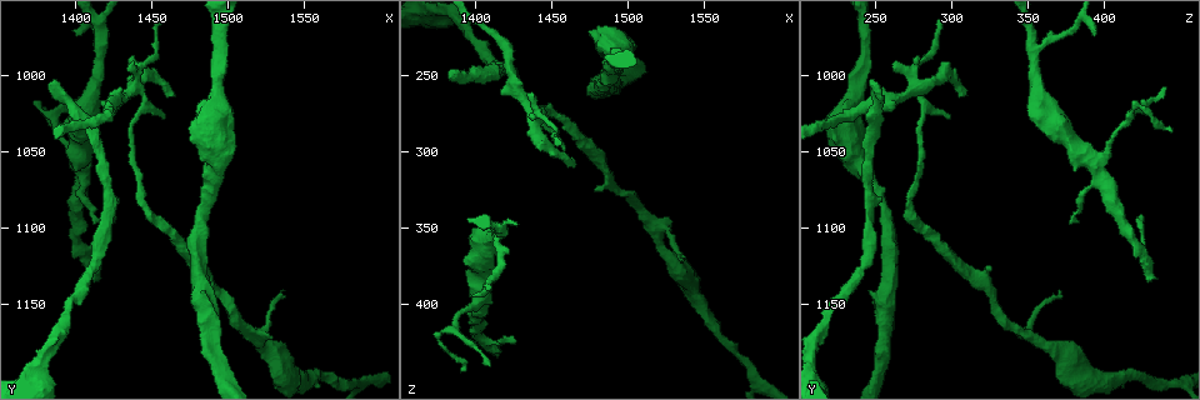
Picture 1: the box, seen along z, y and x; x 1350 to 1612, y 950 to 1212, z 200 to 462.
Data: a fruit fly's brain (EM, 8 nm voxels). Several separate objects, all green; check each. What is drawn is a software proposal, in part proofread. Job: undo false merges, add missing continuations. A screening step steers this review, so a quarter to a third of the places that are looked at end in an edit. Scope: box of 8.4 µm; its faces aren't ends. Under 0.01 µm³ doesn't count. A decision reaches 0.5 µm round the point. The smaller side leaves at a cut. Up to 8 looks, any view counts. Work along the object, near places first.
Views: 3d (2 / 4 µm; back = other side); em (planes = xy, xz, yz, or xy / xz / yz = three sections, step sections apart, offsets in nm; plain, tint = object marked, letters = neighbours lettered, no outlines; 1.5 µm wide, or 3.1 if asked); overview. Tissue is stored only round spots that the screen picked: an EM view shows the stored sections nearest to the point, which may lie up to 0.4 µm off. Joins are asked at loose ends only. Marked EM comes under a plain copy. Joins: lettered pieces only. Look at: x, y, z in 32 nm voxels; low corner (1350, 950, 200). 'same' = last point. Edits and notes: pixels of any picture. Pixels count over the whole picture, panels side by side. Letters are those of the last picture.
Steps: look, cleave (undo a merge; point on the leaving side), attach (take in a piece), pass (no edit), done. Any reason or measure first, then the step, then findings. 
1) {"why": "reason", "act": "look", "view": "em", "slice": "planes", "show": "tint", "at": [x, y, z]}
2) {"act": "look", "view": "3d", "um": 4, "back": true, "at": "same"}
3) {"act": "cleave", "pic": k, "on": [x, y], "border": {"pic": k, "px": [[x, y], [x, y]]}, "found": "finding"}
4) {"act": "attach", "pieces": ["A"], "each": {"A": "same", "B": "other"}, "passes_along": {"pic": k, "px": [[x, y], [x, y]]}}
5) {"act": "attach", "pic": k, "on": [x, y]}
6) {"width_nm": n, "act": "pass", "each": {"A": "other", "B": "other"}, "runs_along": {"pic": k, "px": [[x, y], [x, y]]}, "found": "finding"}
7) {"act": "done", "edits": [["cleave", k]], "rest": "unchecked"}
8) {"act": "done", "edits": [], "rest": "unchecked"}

{"why": "branch stops here", "act": "look", "view": "3d", "um": 4, "back": true, "at": [1414, 1132, 434]}

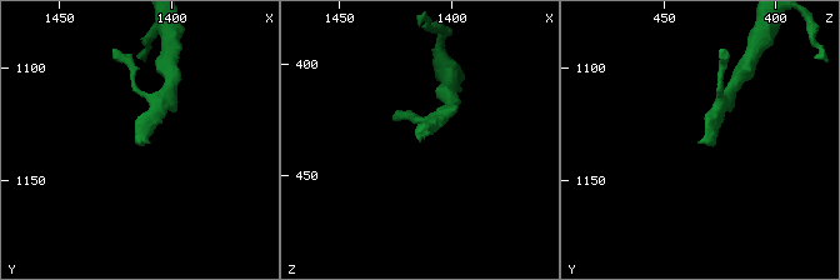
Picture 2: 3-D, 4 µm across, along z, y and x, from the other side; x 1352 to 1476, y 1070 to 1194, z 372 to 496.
{"why": "need the tissue", "act": "look", "view": "em", "slice": "planes", "show": "letters", "at": [1415, 1134, 434]}

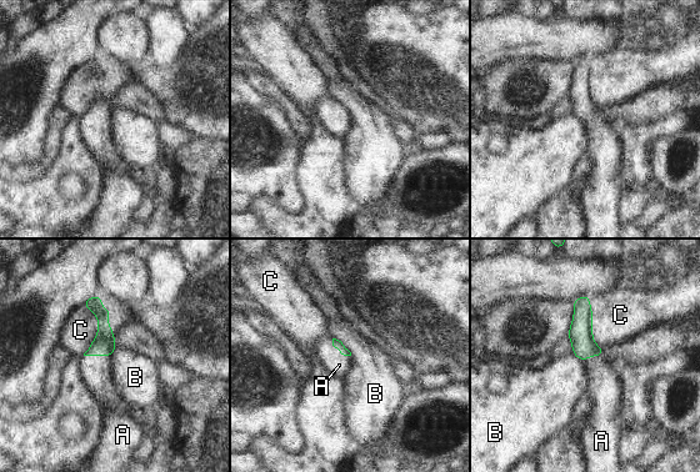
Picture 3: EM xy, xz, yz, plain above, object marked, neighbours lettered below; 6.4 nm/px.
{"act": "attach", "pieces": ["A"], "each": {"A": "same", "B": "other", "C": "other"}, "passes_along": {"pic": 3, "px": [[104, 344], [98, 355], [96, 370]]}, "found": "it goes on there"}

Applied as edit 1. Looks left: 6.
{"act": "look", "view": "overview"}

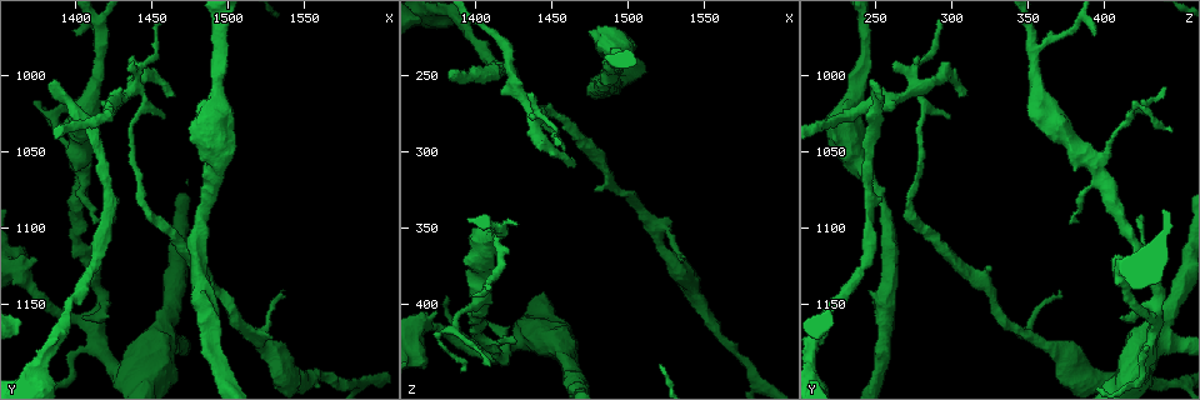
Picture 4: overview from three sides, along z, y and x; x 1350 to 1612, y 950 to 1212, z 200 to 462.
{"why": "tapers out", "act": "look", "view": "em", "slice": "planes", "show": "letters", "at": [1398, 970, 396]}

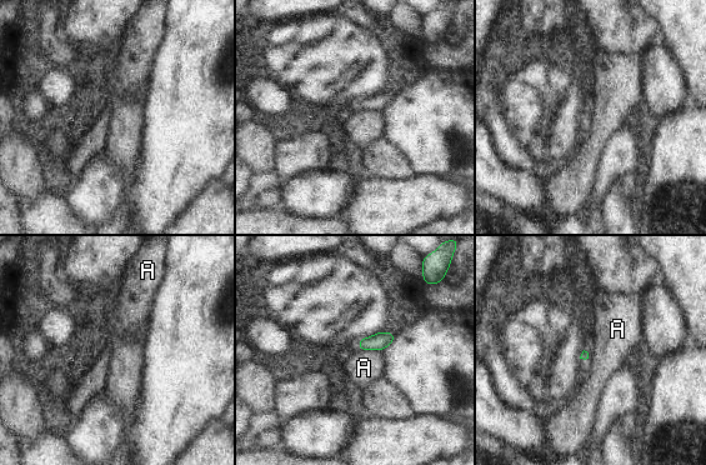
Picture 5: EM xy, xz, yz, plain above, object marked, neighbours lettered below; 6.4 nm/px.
{"act": "pass", "each": {"A": "other"}, "border": {"pic": 5, "px": [[357, 348], [381, 350]]}, "found": "no lettered piece goes on from it"}

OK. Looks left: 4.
{"why": "end of a long branch", "act": "look", "view": "em", "slice": "planes", "show": "letters", "at": [1386, 1002, 244]}

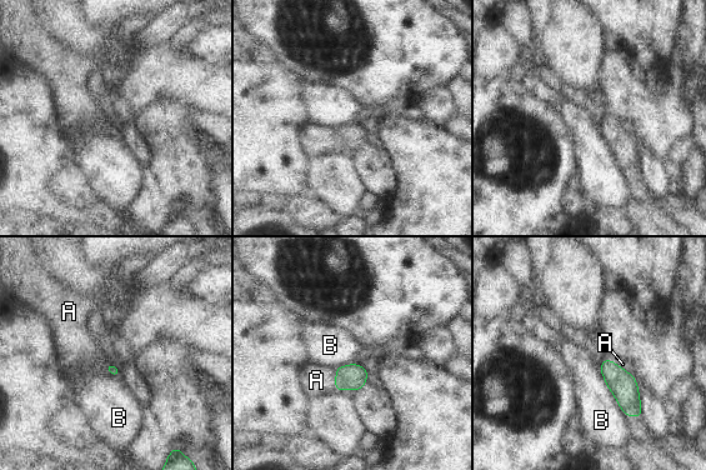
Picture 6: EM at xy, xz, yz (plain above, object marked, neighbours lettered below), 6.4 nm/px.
{"act": "attach", "pieces": ["A"], "each": {"A": "same", "B": "other"}, "passes_along": {"pic": 6, "px": [[352, 376], [335, 388], [316, 380]]}, "found": "the cell continues"}

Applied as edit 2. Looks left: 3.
{"act": "done", "edits": [["attach", 3], ["attach", 6]], "rest": "unchecked"}

